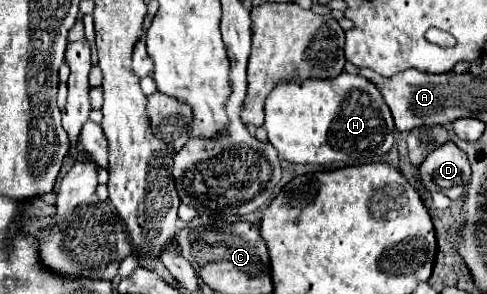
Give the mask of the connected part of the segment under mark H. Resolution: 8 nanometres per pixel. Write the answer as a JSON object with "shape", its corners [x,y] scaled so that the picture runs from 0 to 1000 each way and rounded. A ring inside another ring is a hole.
{"shape":[[[700,248],[692,269],[634,269],[622,282],[573,282],[548,330],[544,344],[544,439],[552,459],[552,486],[569,507],[573,534],[581,534],[593,554],[614,554],[614,561],[684,561],[684,554],[708,554],[708,561],[749,561],[749,554],[766,554],[770,534],[782,534],[791,520],[803,514],[807,486],[811,486],[811,425],[807,425],[807,398],[799,364],[791,357],[782,316],[774,310],[774,296],[766,296],[762,276],[745,269],[741,255],[717,255],[717,248]]]}

